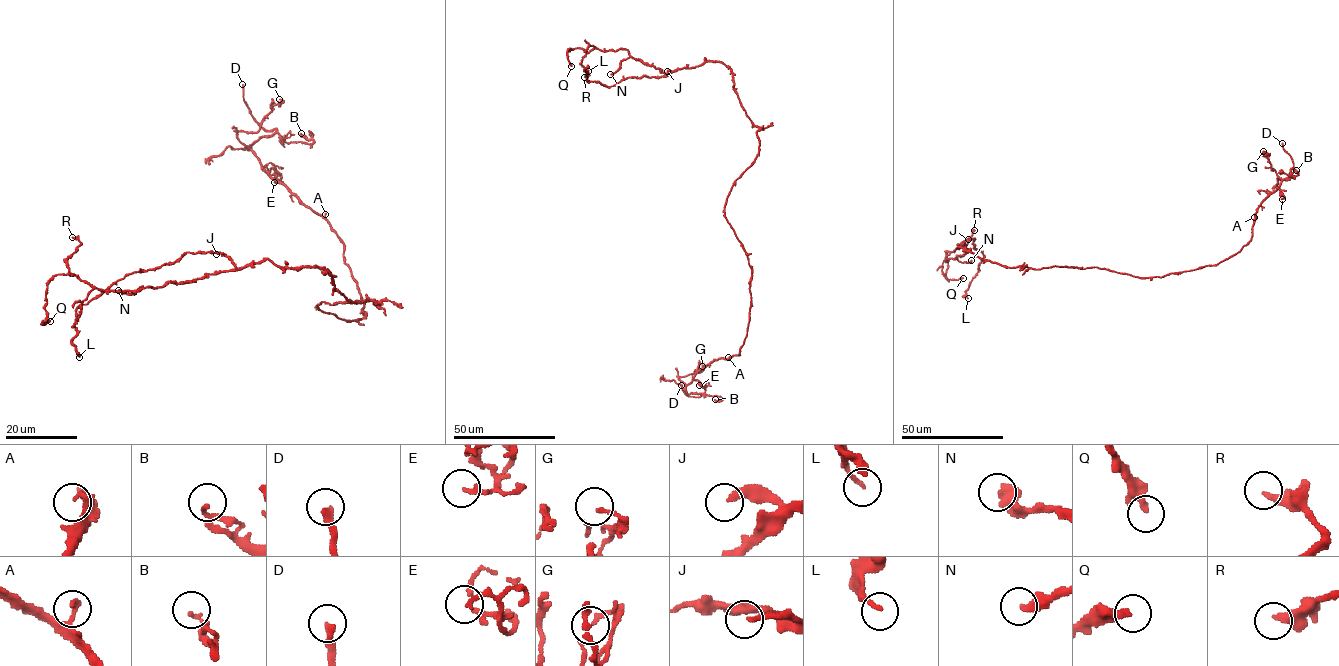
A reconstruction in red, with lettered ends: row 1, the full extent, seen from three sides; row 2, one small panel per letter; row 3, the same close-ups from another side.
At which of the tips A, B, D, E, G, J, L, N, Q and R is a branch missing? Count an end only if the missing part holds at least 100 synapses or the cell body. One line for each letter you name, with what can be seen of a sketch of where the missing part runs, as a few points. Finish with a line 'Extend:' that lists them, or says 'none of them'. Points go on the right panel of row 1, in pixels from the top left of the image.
Extend: D

